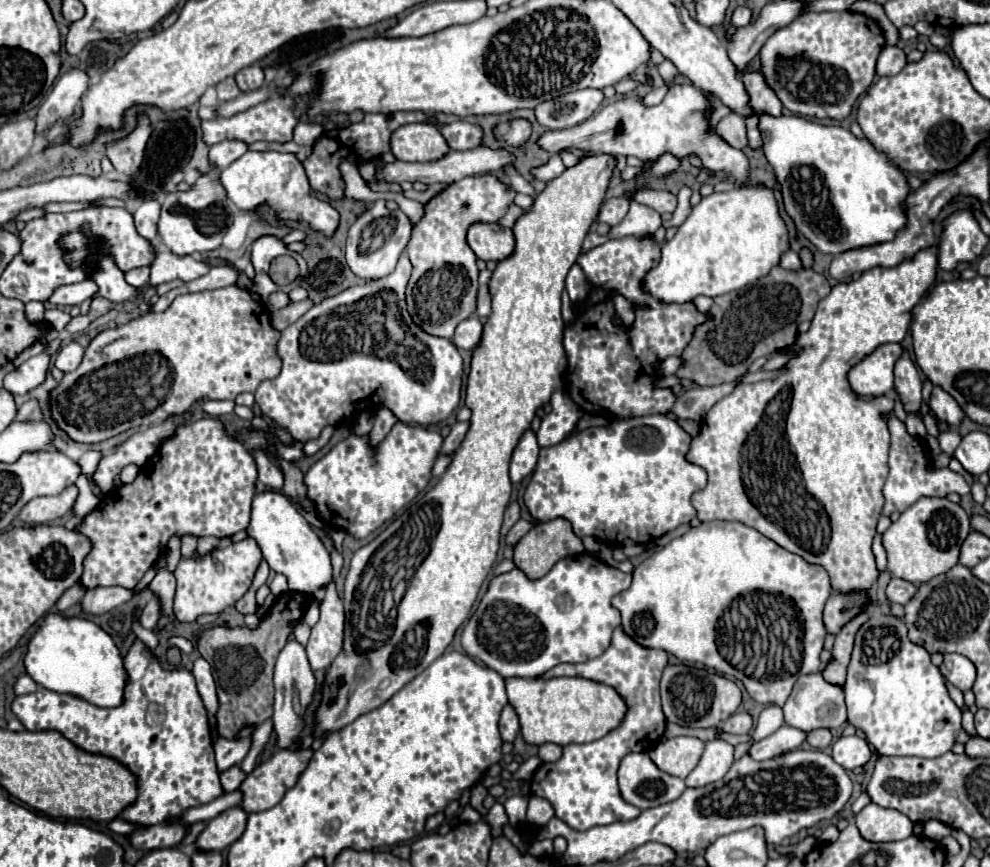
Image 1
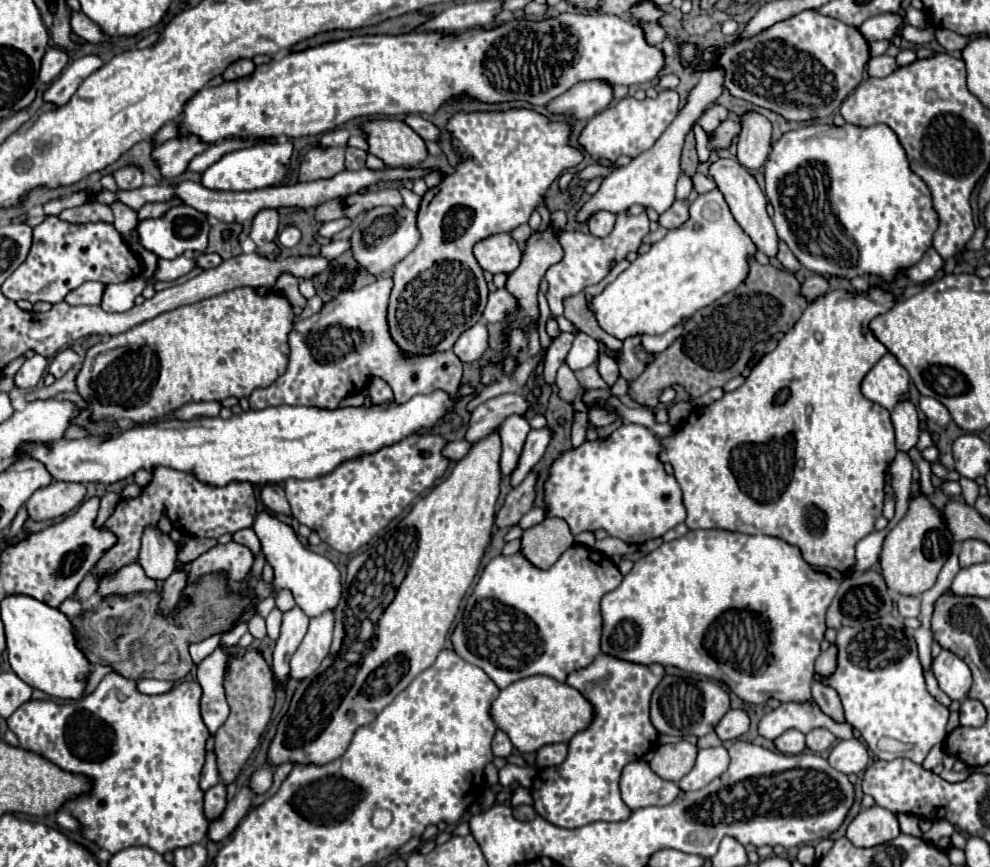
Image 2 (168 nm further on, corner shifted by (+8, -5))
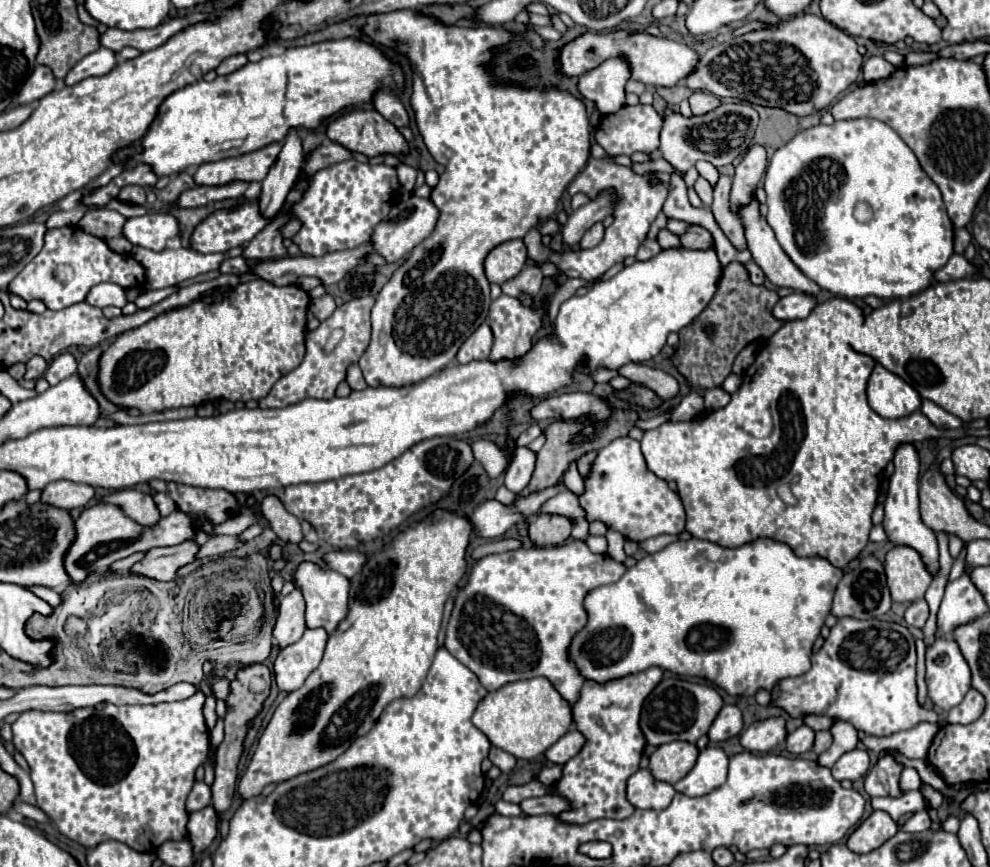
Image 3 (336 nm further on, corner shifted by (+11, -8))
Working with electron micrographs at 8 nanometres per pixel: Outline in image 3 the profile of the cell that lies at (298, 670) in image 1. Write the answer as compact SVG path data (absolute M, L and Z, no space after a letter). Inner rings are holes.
M293 589L279 603L279 615L273 629L273 637L279 647L287 647L299 641L305 629L305 599L301 589Z

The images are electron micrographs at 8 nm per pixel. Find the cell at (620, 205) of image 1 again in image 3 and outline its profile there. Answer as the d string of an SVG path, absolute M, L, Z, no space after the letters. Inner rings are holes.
M595 223L595 225L583 235L579 247L581 247L581 249L591 249L593 245L599 245L599 243L601 243L601 237L603 237L603 231L605 231L605 227L603 227L601 223Z

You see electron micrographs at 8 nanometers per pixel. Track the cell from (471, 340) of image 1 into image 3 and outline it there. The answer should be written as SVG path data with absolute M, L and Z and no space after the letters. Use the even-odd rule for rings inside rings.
M483 323L481 327L477 327L473 331L473 335L461 345L459 353L457 353L457 361L459 363L471 363L471 361L479 361L479 359L487 359L491 353L491 345L493 345L493 333L489 323Z

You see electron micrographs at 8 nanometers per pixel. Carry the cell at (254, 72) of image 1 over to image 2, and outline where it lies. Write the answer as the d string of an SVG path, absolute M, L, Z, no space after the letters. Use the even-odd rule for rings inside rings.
M238 60L238 62L234 62L234 64L230 64L230 66L226 68L226 72L222 74L222 78L224 78L226 82L236 80L236 78L248 78L248 74L252 74L254 68L256 68L256 66L254 66L250 60Z

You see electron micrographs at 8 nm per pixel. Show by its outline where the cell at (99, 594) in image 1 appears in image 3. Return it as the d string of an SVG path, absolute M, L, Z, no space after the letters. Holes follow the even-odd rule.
M185 541L173 547L157 547L151 549L143 561L135 563L131 573L147 575L157 581L171 581L175 579L177 571L195 561L199 545L195 541Z

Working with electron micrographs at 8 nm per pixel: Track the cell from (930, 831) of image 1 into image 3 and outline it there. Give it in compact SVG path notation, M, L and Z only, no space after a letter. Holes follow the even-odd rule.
M921 809L921 811L913 813L913 815L905 821L905 825L903 825L901 829L917 833L917 831L925 831L925 829L929 829L929 827L931 827L931 819L929 819L927 811L925 811L925 809Z

